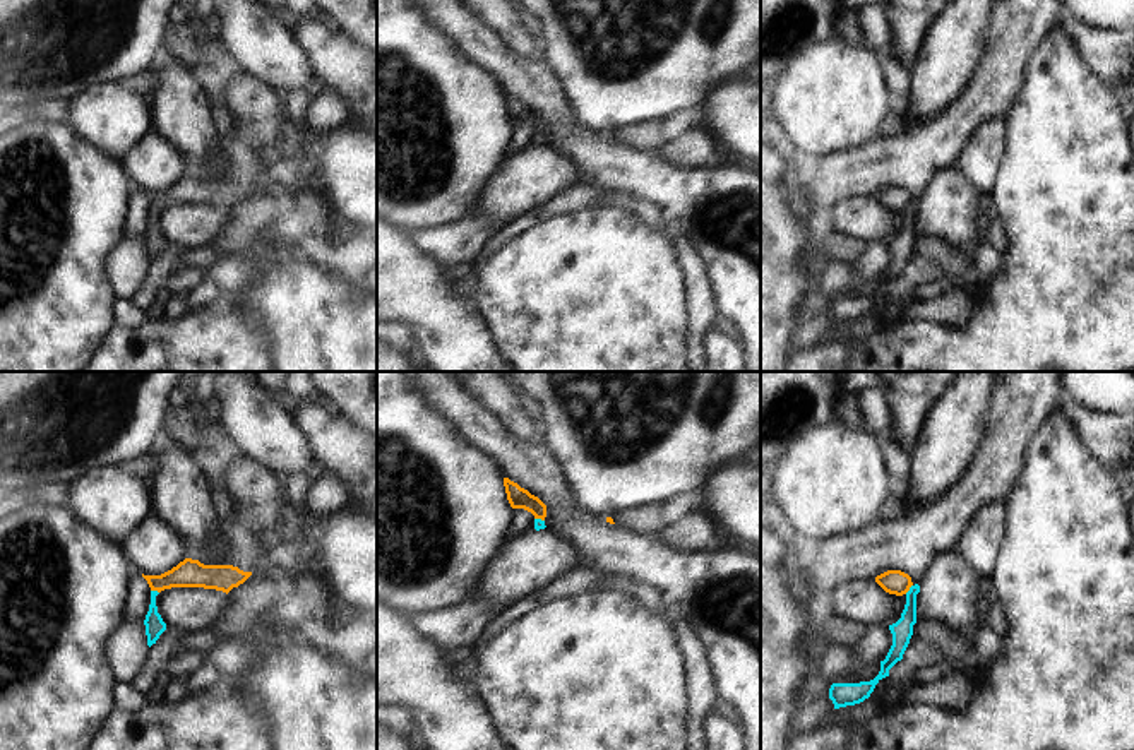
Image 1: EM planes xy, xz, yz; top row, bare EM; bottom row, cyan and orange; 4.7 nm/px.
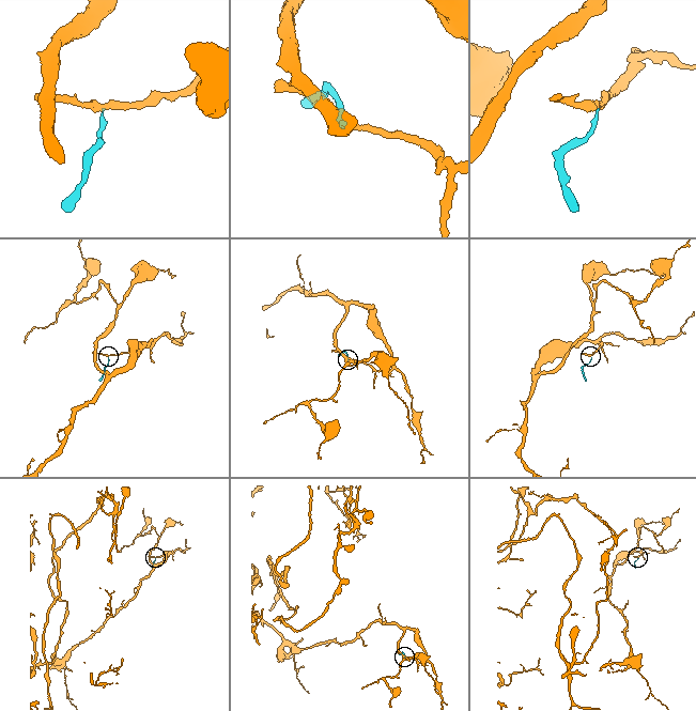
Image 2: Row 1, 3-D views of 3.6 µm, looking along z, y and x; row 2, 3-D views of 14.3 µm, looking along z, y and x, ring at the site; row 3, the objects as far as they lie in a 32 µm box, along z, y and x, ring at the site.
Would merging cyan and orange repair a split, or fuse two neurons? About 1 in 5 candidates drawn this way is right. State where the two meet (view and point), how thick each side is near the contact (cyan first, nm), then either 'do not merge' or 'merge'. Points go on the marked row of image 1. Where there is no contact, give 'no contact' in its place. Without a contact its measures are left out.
yz (910, 589) | 100/120 nm | do not merge

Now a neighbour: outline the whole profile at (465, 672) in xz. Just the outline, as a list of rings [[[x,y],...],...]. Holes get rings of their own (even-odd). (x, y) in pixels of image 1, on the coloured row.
[[[464,651],[463,659],[452,671],[454,678],[459,680],[461,683],[471,682],[474,678],[474,659],[468,651]]]

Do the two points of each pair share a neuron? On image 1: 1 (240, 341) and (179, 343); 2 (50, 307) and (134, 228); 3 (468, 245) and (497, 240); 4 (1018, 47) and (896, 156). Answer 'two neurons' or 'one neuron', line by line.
1: one neuron
2: two neurons
3: two neurons
4: one neuron

